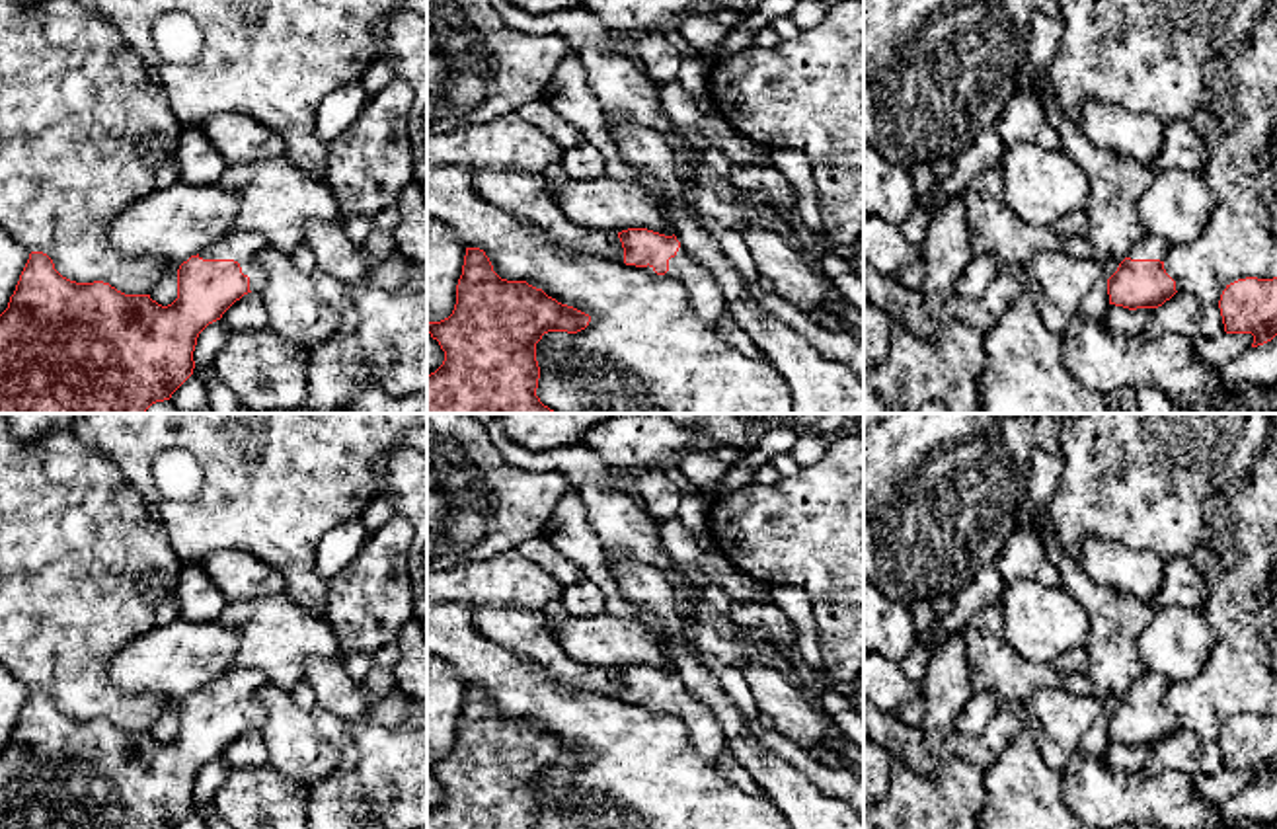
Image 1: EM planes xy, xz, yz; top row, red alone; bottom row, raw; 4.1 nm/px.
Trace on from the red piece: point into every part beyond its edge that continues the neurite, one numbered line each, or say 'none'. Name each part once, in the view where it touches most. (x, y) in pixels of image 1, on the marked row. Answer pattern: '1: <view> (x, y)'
1: xy (240, 246)

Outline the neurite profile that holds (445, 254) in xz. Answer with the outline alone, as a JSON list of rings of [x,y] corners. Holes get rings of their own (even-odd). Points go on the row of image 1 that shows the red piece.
[[[427,217],[427,322],[448,318],[456,304],[466,246],[443,220]]]

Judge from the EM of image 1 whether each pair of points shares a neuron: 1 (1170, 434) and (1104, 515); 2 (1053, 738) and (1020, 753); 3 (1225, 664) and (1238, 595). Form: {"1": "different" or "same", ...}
{"1": "same", "2": "different", "3": "same"}

